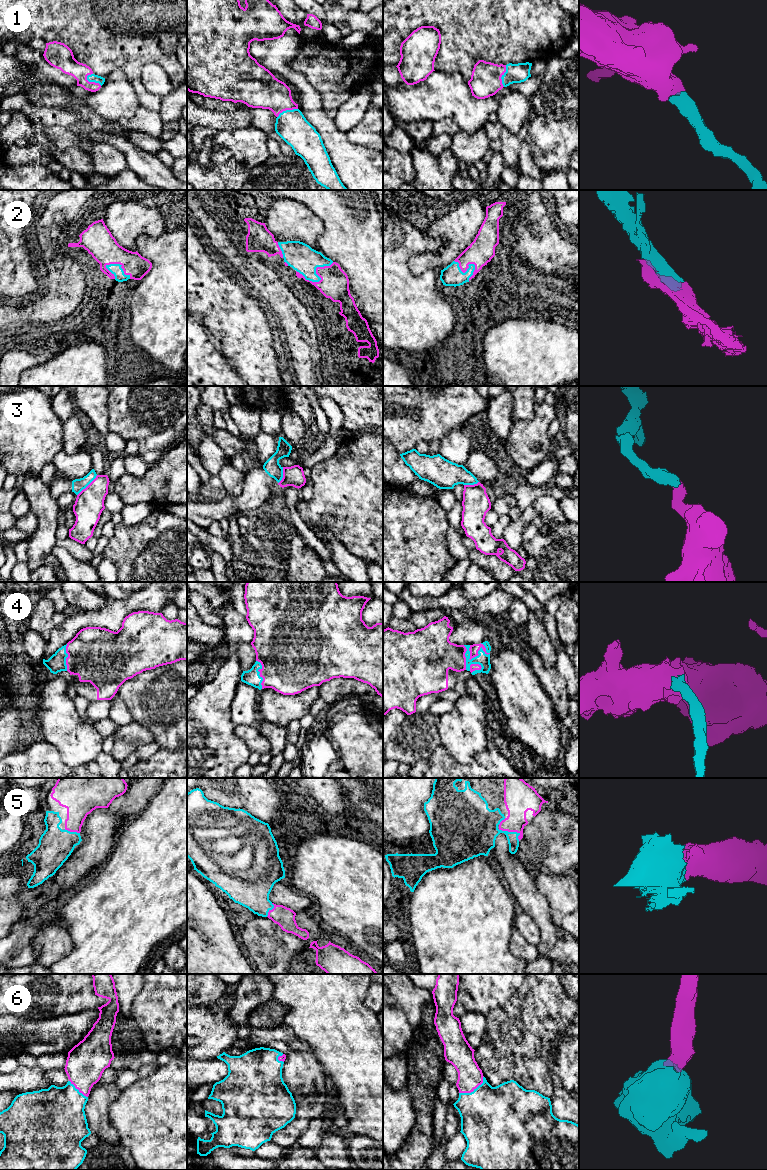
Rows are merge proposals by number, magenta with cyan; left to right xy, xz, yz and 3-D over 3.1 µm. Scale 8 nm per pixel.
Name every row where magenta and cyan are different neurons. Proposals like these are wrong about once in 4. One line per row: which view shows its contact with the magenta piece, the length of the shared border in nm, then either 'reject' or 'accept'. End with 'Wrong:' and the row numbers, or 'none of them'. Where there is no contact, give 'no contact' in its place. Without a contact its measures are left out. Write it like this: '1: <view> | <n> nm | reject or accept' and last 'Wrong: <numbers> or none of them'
1: xy | 150 nm | accept
2: xz | 320 nm | accept
3: xy | 240 nm | reject
4: yz | 260 nm | accept
5: yz | 200 nm | accept
6: yz | 240 nm | accept
Wrong: 3

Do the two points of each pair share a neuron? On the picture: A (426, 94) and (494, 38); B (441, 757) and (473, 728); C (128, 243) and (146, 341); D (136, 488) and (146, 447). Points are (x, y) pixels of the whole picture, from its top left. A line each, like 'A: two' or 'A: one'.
A: two
B: two
C: two
D: two

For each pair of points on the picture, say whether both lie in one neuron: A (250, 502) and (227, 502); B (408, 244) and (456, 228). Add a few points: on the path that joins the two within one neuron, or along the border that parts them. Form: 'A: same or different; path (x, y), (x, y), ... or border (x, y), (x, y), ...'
A: same; path (244, 503), (233, 503)
B: different; border (425, 232), (431, 238)

